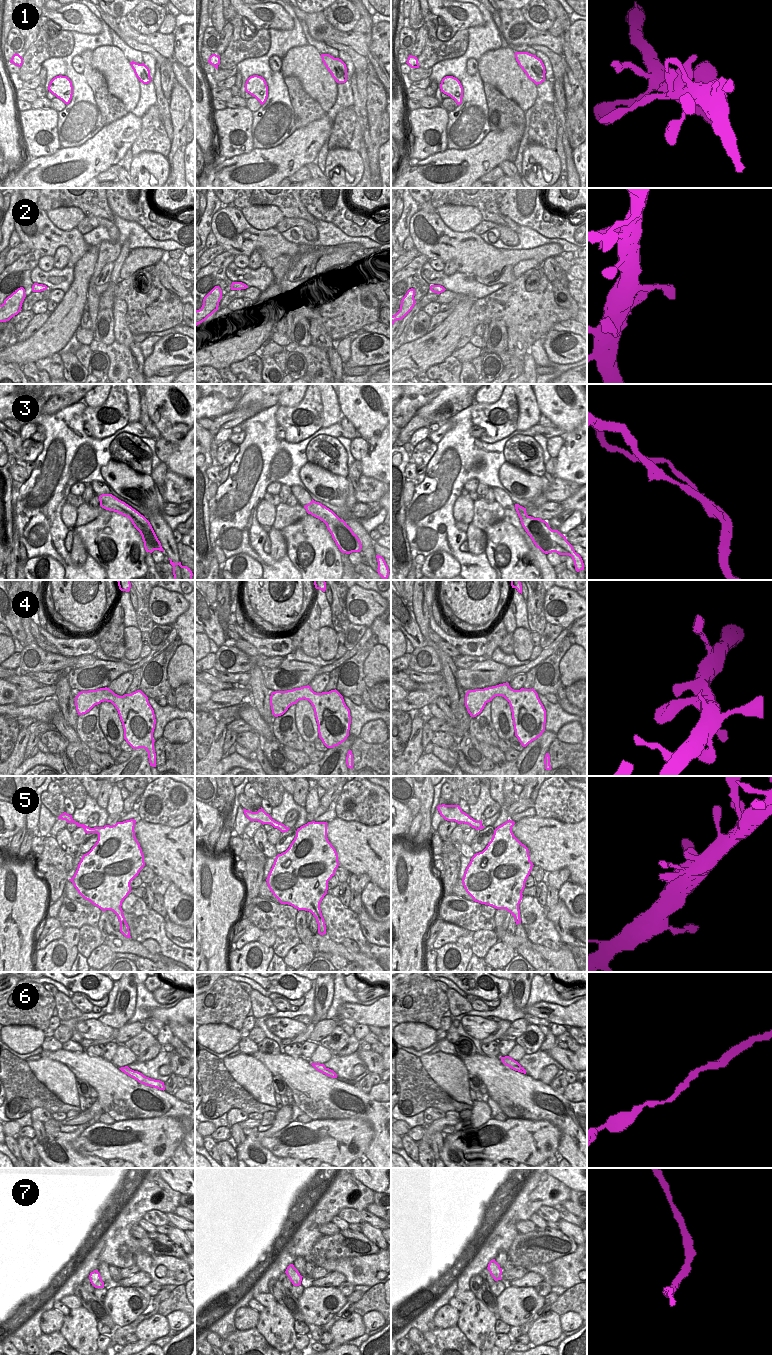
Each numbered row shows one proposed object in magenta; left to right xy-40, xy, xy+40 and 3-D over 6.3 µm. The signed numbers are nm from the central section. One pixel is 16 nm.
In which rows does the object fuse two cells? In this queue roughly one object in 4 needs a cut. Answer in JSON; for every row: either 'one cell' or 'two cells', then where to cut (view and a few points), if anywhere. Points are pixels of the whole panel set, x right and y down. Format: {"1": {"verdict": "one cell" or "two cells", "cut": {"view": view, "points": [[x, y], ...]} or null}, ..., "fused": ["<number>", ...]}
{"1": {"verdict": "one cell", "cut": null}, "2": {"verdict": "one cell", "cut": null}, "3": {"verdict": "two cells", "cut": {"view": "xy+40", "points": [[528, 523], [541, 536], [559, 533]]}}, "4": {"verdict": "one cell", "cut": null}, "5": {"verdict": "one cell", "cut": null}, "6": {"verdict": "one cell", "cut": null}, "7": {"verdict": "one cell", "cut": null}, "fused": ["3"]}

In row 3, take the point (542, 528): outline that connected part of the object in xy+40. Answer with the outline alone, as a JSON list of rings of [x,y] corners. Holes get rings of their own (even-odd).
[[[544,520],[538,523],[529,523],[529,527],[533,529],[534,533],[539,534],[540,537],[547,537],[551,534],[559,534],[558,530],[552,530],[548,523]]]

